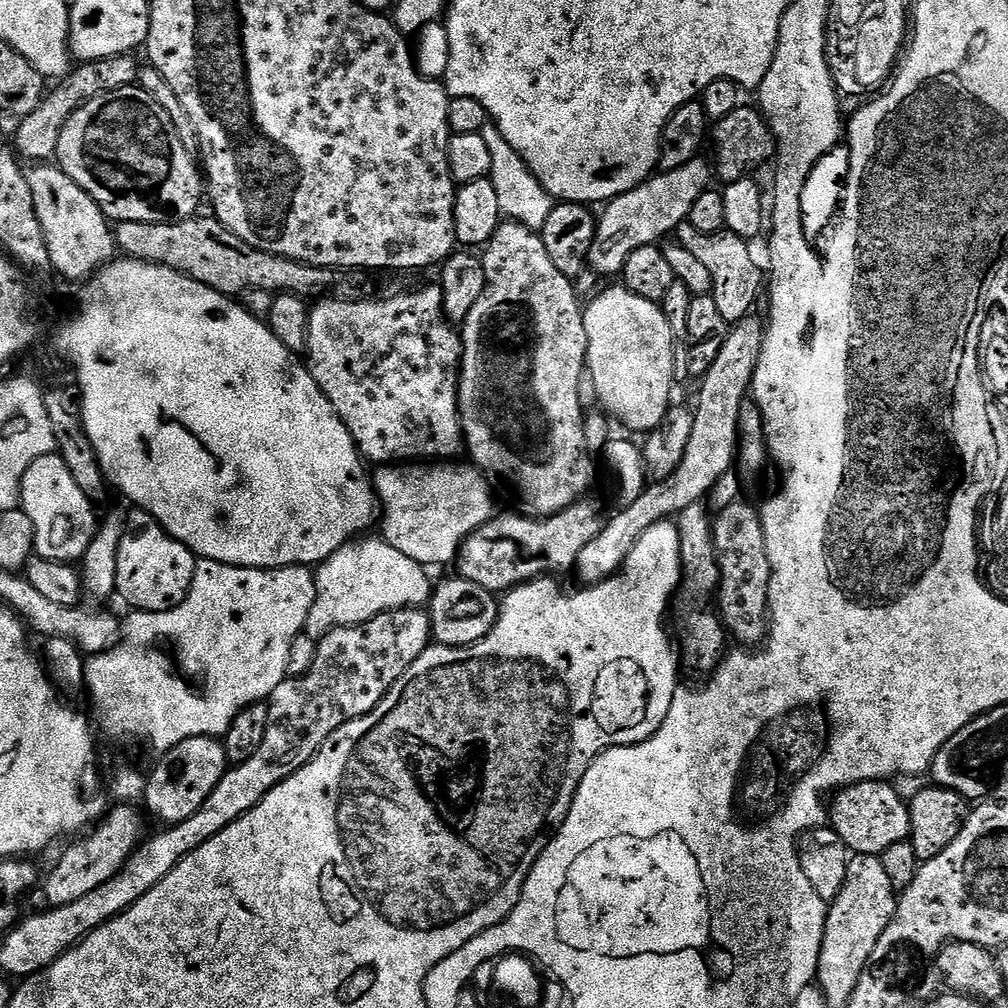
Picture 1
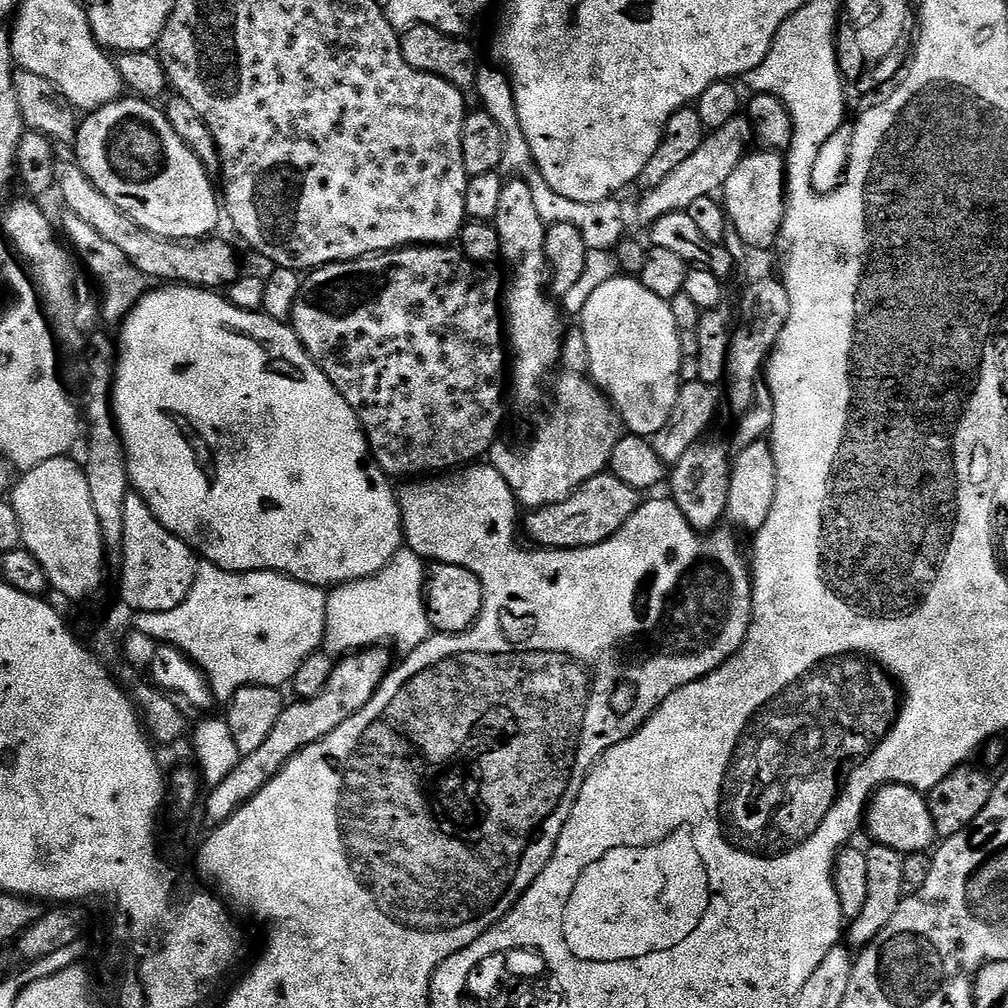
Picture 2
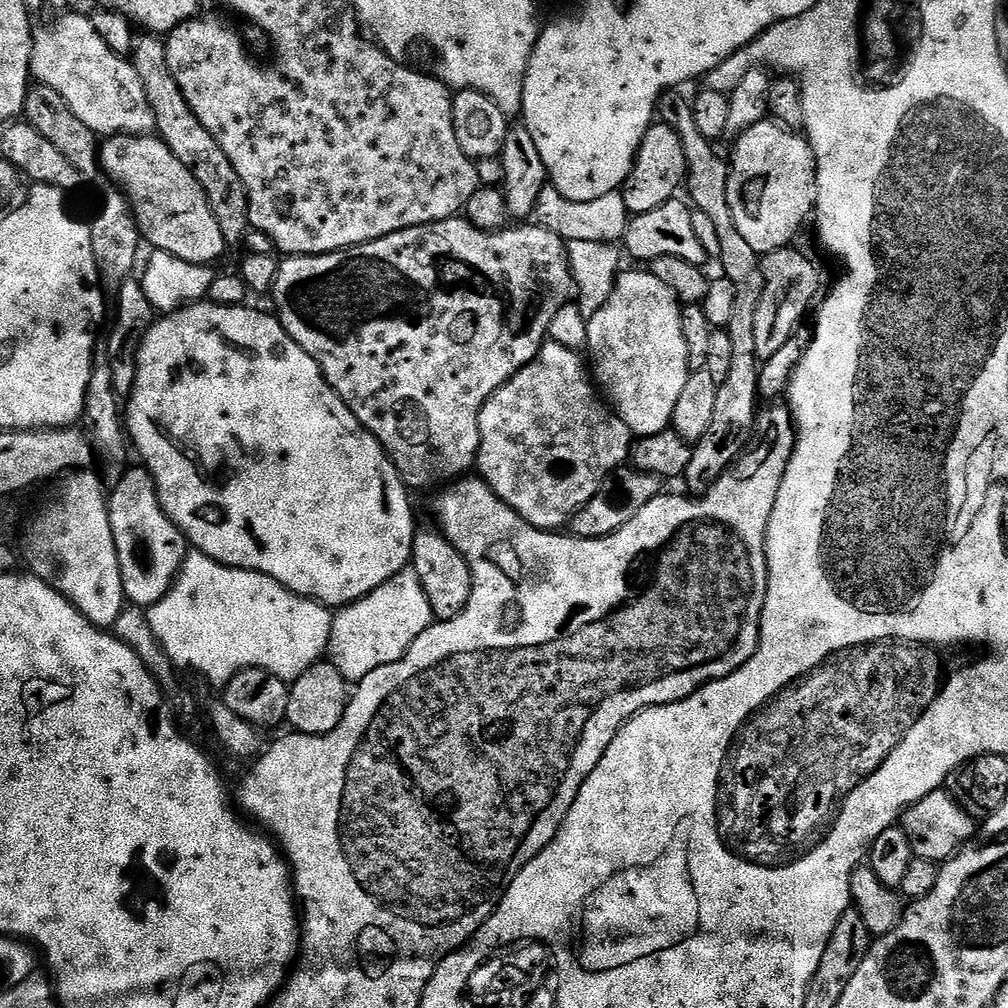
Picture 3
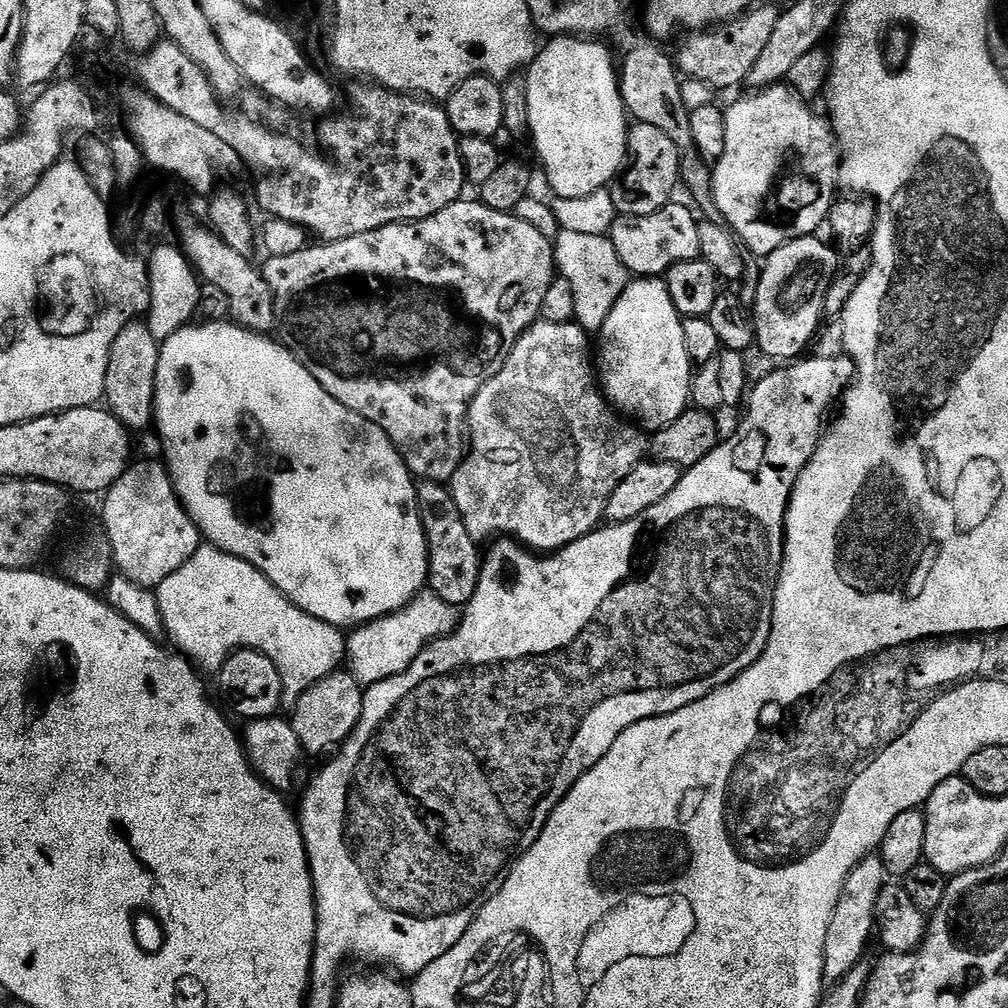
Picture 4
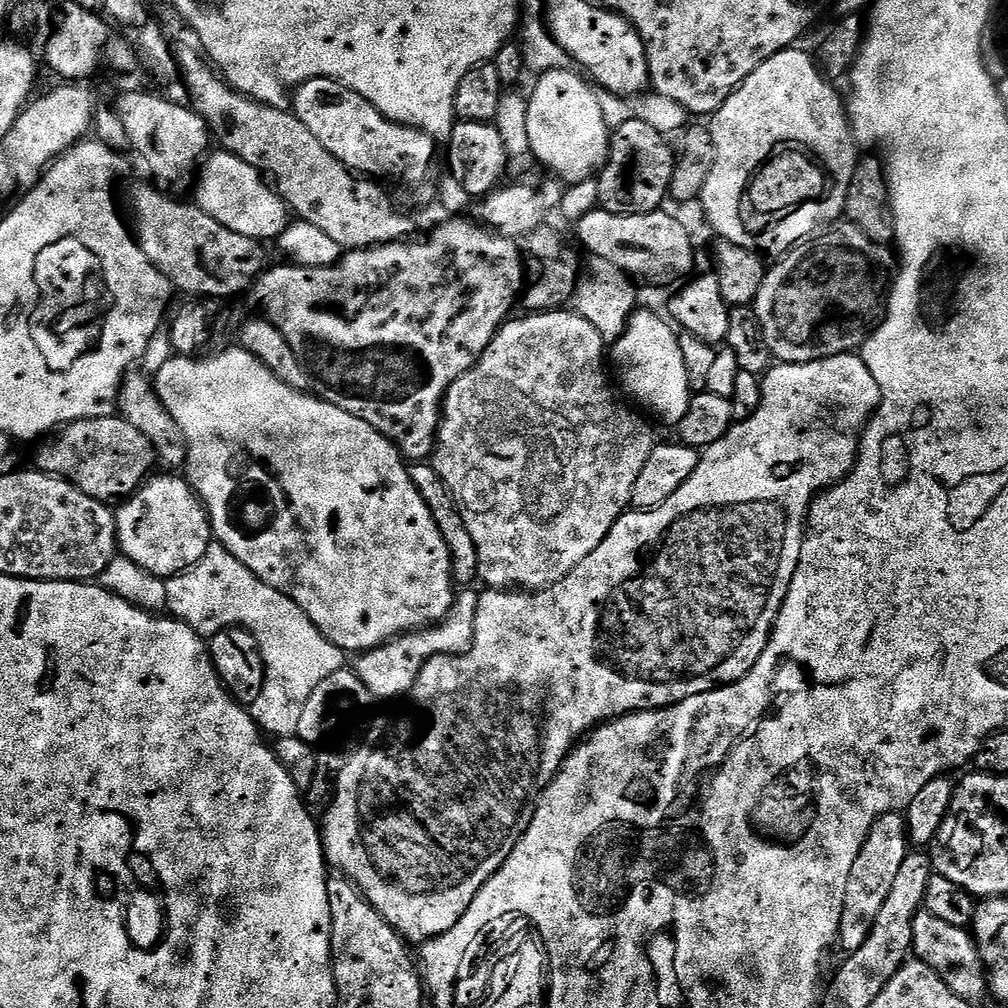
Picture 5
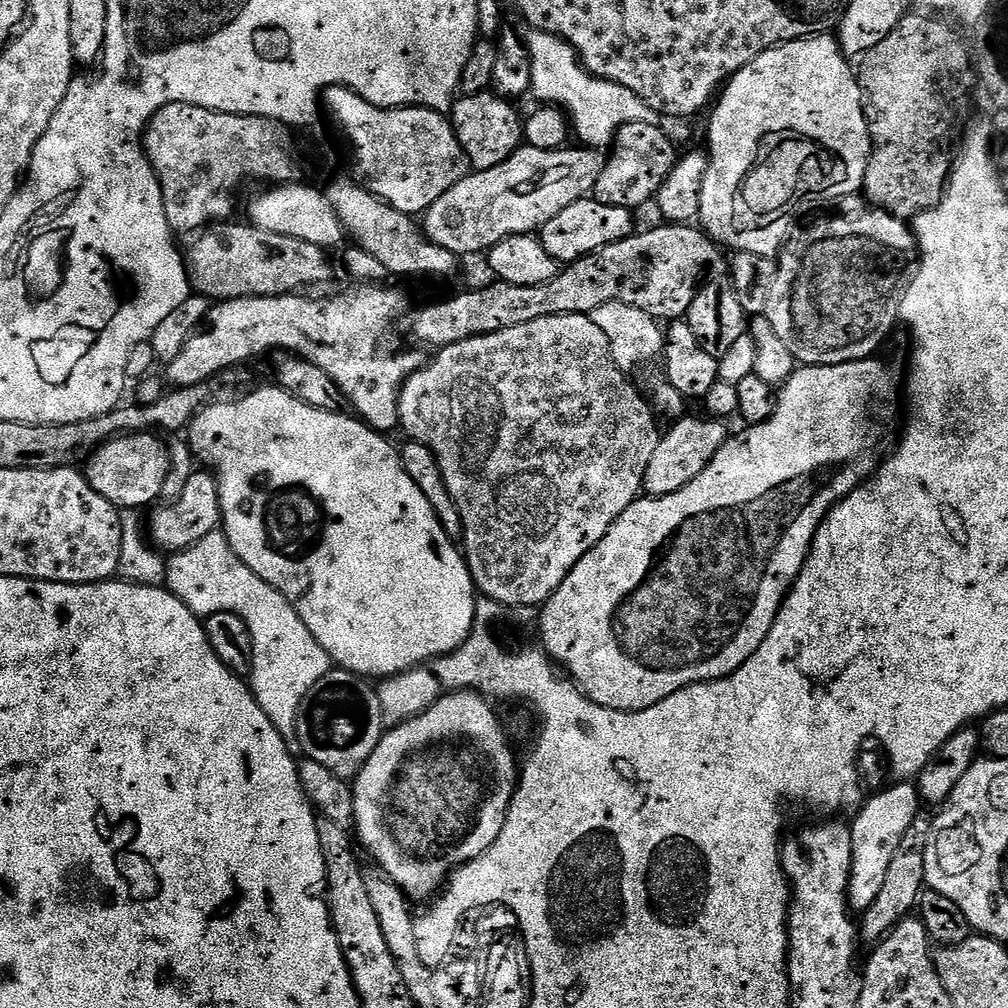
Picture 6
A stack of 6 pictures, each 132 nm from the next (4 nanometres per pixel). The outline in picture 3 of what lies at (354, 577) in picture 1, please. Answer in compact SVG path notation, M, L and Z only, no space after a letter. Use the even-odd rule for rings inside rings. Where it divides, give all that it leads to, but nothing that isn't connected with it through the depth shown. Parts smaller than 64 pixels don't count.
M409 566L360 600L345 604L333 615L326 656L344 680L358 682L366 678L370 670L401 660L406 650L414 646L414 638L418 638L418 634L433 622L426 590L422 590L416 569Z

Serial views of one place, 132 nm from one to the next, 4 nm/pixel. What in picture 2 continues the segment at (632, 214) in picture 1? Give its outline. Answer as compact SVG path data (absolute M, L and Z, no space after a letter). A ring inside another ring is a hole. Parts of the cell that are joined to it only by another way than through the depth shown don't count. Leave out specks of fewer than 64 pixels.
M744 114L730 118L726 126L709 131L702 146L698 146L698 150L694 150L694 154L690 154L690 158L686 158L682 166L677 166L670 178L666 178L666 182L643 193L644 197L640 200L640 220L644 226L652 225L655 220L671 212L685 211L690 202L695 202L697 198L716 196L723 189L730 174L734 174L745 156L749 155L748 143L753 143L753 140L752 123Z

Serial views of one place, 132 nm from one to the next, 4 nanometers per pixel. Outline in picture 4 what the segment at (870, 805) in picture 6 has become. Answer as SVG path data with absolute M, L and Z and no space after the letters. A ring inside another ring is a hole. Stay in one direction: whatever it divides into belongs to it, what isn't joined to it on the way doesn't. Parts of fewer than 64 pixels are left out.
M879 854L864 856L850 870L850 878L846 878L846 886L842 886L842 894L838 898L838 906L834 906L834 918L830 918L830 930L826 930L826 950L824 951L825 981L835 982L846 978L858 962L865 959L868 943L874 940L876 928L876 907L878 894L882 894L890 877Z

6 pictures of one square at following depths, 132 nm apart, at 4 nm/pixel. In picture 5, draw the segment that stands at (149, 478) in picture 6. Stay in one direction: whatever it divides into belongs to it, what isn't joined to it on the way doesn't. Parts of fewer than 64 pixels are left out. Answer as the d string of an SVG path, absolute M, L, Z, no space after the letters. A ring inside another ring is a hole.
M119 414L75 420L72 424L63 425L55 434L49 435L44 442L45 444L36 452L35 467L50 476L63 476L75 488L82 490L95 500L123 501L131 496L157 467L156 451L152 449L152 444L146 438L146 434L142 434L138 426L130 426L130 422L126 422Z

